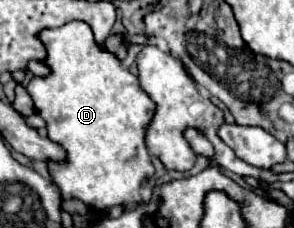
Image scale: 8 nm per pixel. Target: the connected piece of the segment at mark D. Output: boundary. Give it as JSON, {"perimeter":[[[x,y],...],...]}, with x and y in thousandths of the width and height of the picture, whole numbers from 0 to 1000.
{"perimeter":[[[238,96],[231,114],[190,132],[150,132],[136,175],[163,219],[156,272],[177,316],[156,342],[109,342],[88,395],[116,439],[122,491],[156,535],[163,605],[224,658],[224,693],[211,711],[156,711],[177,798],[197,816],[218,877],[265,868],[320,930],[361,930],[381,904],[435,912],[442,895],[469,895],[476,816],[524,763],[490,596],[524,518],[531,456],[476,386],[469,342],[408,289],[408,263],[388,237],[361,228],[347,202],[327,202],[299,105]]]}

